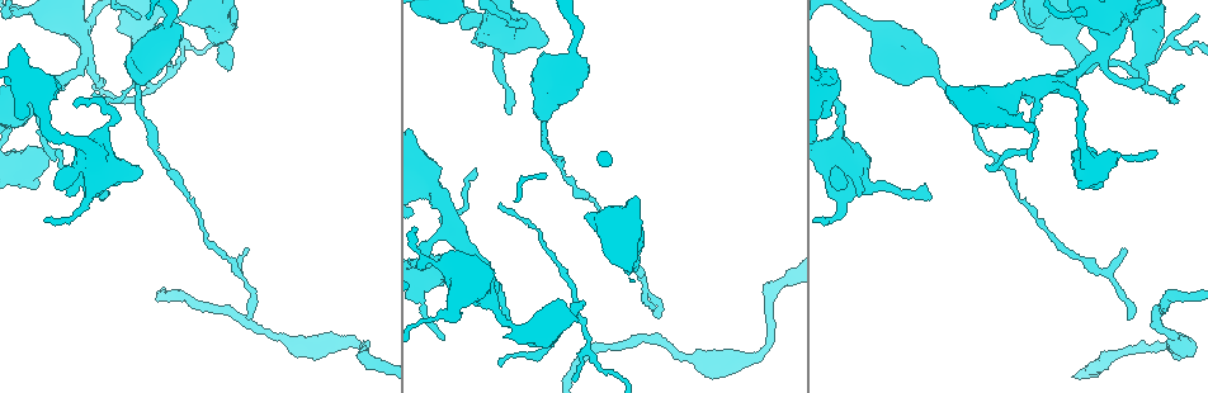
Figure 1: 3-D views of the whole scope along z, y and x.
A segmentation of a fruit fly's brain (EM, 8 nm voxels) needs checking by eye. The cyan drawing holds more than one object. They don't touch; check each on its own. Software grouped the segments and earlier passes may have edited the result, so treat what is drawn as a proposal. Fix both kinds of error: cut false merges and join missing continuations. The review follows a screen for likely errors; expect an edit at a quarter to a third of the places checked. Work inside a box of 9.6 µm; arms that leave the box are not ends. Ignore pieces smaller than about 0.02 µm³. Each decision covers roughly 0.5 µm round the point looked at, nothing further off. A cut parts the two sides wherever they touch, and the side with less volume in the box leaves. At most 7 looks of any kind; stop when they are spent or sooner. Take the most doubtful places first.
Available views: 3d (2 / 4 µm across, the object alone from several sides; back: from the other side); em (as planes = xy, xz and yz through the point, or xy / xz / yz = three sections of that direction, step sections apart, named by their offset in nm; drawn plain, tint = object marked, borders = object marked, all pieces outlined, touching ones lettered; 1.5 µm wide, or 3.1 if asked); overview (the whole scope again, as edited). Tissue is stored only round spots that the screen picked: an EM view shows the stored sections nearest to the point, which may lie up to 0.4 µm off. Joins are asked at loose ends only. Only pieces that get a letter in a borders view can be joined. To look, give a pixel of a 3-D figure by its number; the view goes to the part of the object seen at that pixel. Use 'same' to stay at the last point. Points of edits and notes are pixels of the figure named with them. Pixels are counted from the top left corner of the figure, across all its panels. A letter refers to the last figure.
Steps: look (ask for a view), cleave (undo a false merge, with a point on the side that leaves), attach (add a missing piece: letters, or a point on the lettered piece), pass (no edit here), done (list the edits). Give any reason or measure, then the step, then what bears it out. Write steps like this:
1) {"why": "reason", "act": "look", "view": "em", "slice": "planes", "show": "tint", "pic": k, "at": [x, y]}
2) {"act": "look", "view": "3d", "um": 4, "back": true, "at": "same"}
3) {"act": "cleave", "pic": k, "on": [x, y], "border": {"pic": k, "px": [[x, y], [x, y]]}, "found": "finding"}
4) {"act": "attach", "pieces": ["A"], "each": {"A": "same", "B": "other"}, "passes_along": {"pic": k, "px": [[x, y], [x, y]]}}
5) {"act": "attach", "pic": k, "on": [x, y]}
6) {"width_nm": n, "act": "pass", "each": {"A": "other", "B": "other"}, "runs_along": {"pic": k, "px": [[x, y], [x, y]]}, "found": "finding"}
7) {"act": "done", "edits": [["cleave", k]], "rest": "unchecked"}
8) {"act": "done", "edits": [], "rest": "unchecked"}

{"act": "look", "view": "em", "slice": "yz", "step": 4, "show": "tint", "pic": 1, "at": [93, 95]}

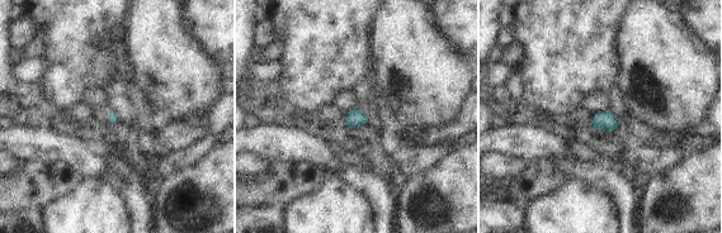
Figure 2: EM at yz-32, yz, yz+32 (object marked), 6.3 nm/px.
{"why": "cut it another way", "act": "look", "view": "em", "slice": "planes", "show": "borders", "at": "same"}

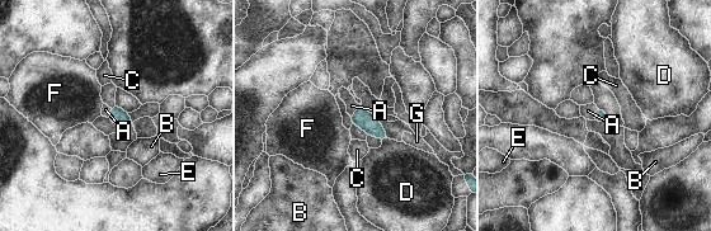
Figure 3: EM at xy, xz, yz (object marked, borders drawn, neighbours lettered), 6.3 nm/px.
{"act": "attach", "pic": 3, "on": [352, 105], "each": {"A": "same", "B": "other", "C": "other", "D": "other", "E": "other", "F": "other", "G": "other"}, "passes_along": {"pic": 3, "px": [[362, 118], [357, 111], [352, 105]]}, "found": "the cell continues"}

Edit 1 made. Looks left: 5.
{"why": "see it whole again", "act": "look", "view": "overview"}

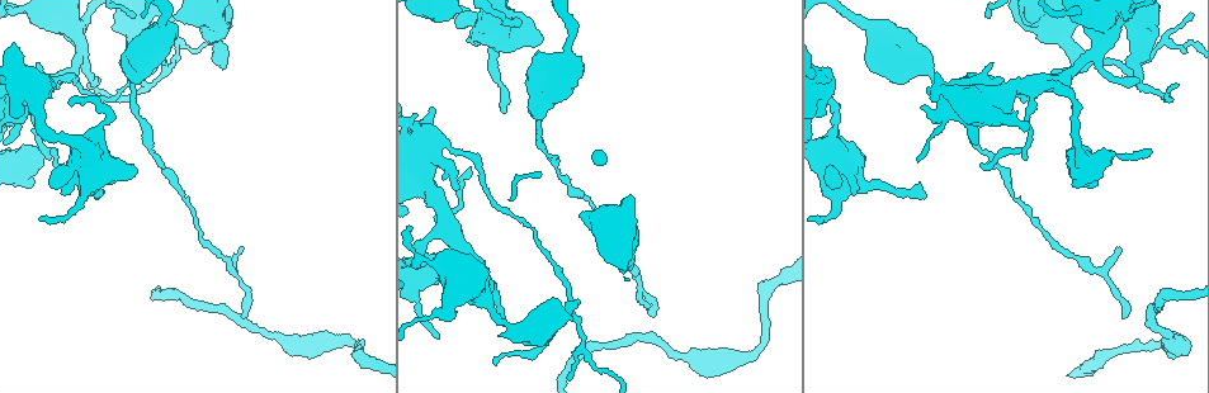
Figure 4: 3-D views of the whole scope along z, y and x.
{"why": "thin end", "act": "look", "view": "em", "slice": "planes", "show": "tint", "pic": 4, "at": [1119, 247]}

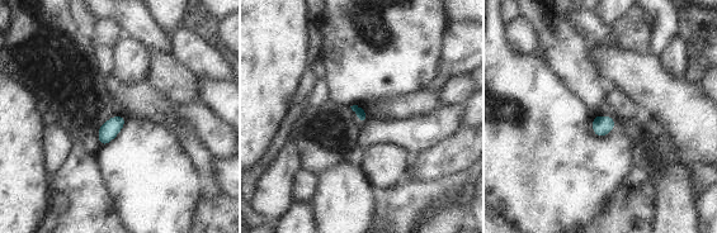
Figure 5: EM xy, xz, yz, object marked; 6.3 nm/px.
{"act": "look", "view": "em", "slice": "planes", "show": "borders", "at": "same"}

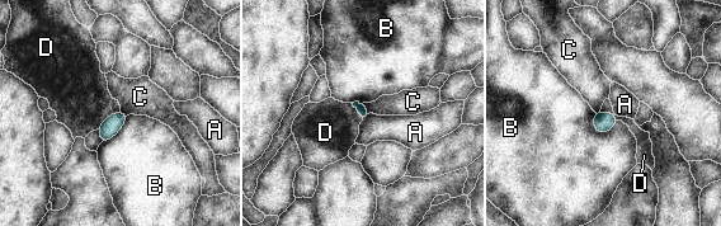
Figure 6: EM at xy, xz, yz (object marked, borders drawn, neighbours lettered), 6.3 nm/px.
{"act": "pass", "each": {"A": "other", "B": "other", "C": "other", "D": "other"}, "border": {"pic": 6, "px": [[119, 111], [111, 114], [98, 128]]}, "found": "no lettered piece goes on from it"}

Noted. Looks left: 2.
{"act": "done", "edits": [["attach", 3]], "rest": "unchecked"}

